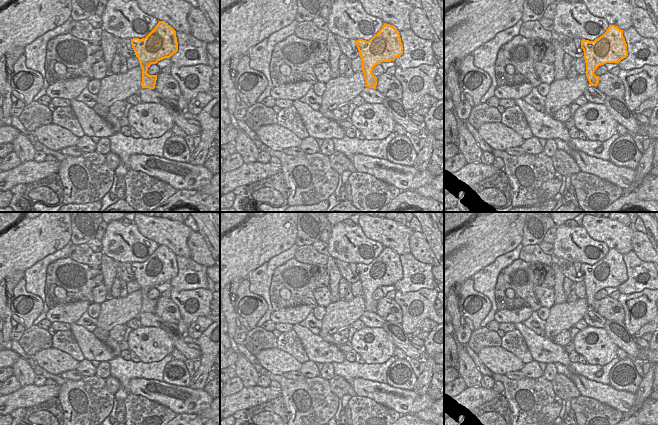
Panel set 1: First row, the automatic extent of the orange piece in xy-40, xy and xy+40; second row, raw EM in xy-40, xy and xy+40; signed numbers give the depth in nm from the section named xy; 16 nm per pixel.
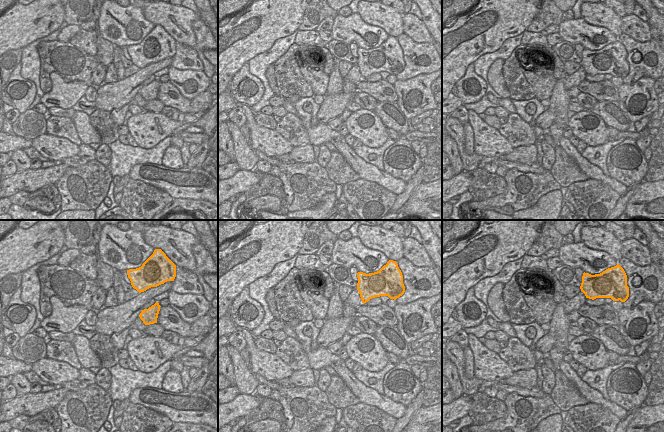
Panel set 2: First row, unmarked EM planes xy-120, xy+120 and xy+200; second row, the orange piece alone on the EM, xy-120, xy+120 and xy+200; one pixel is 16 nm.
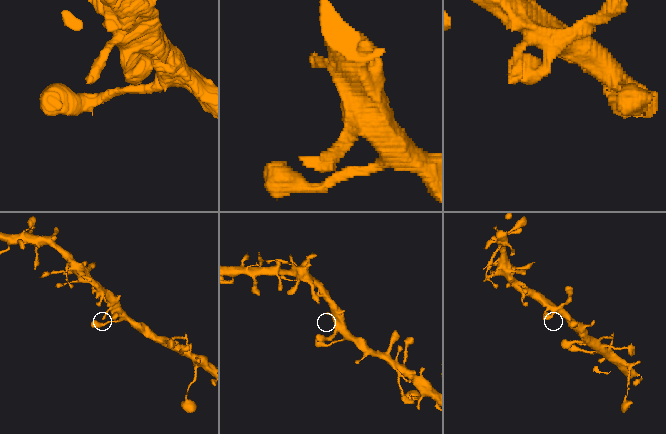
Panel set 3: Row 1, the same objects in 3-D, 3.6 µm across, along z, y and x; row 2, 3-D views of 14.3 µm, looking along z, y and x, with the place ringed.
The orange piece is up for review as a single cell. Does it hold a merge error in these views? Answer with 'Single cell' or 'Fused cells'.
Single cell.

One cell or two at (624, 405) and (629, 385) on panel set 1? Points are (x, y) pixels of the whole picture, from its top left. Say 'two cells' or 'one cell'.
two cells

